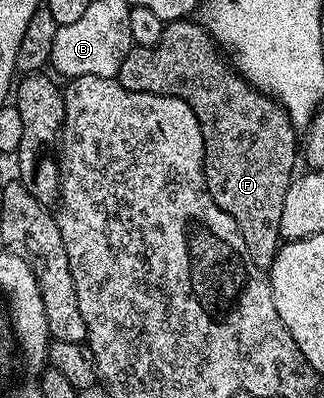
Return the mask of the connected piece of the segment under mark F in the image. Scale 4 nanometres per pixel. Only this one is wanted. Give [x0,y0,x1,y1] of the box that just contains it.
[117,19,297,271]

